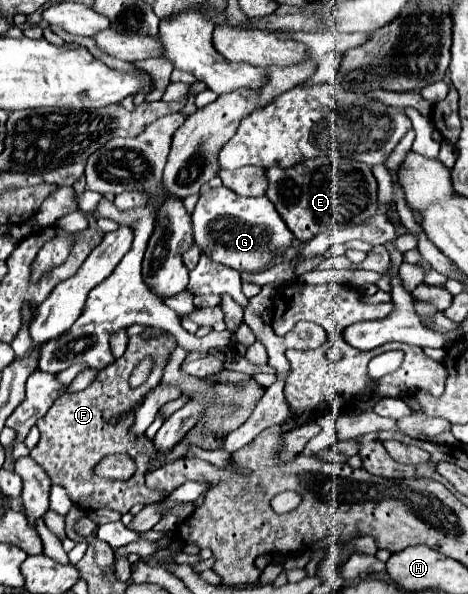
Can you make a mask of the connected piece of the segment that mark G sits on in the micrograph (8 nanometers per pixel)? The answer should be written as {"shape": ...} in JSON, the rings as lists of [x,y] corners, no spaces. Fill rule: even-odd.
{"shape":[[[224,185],[218,189],[208,187],[200,193],[192,211],[192,225],[196,245],[214,261],[238,271],[256,271],[268,265],[274,255],[282,253],[294,239],[268,197],[240,197]]]}

